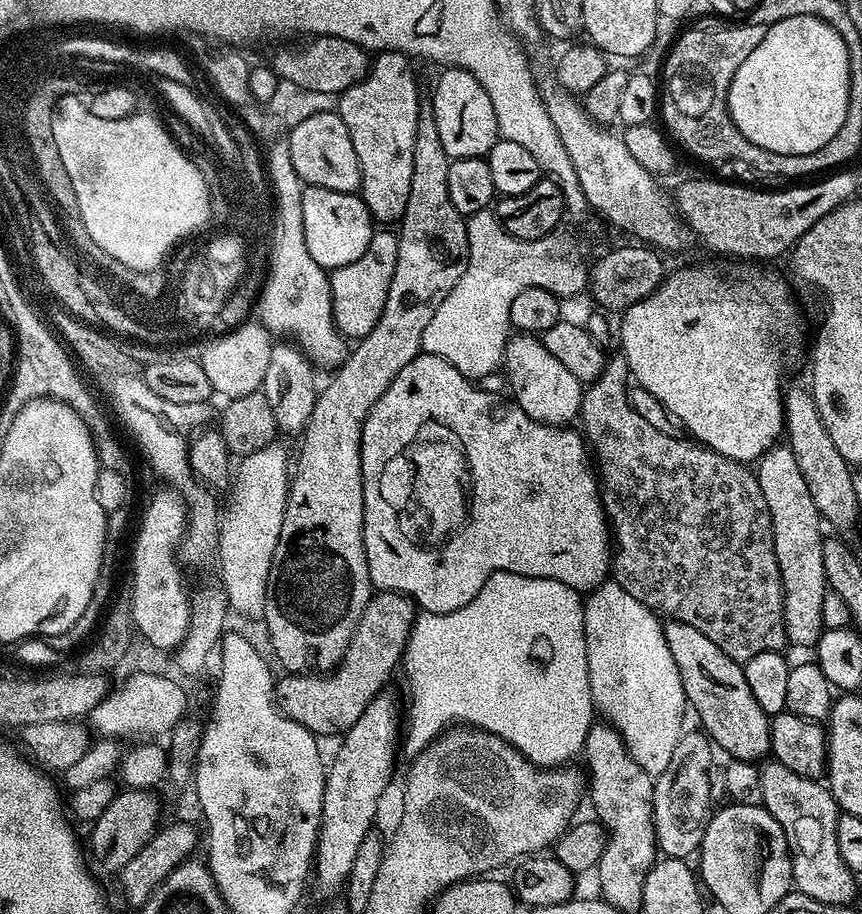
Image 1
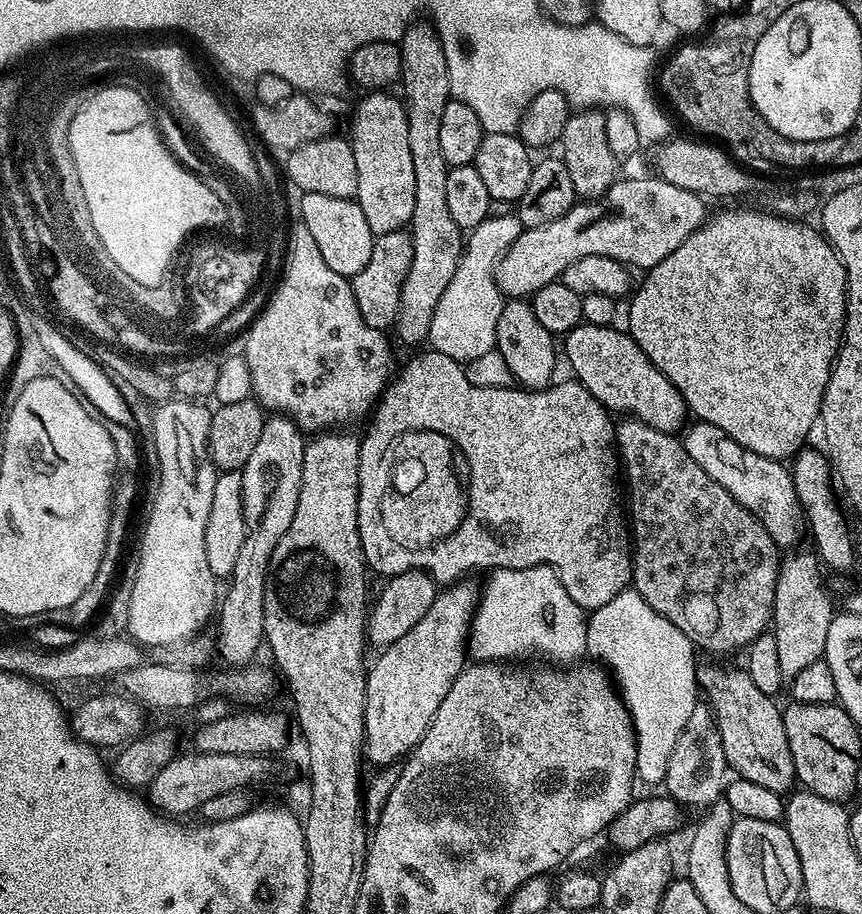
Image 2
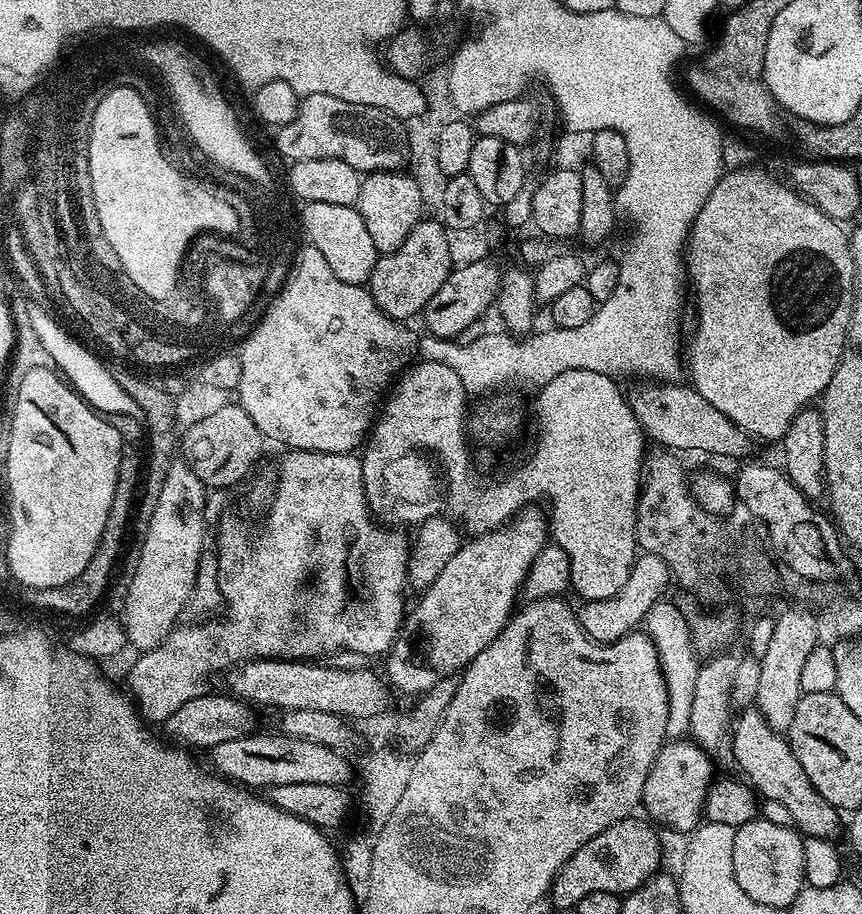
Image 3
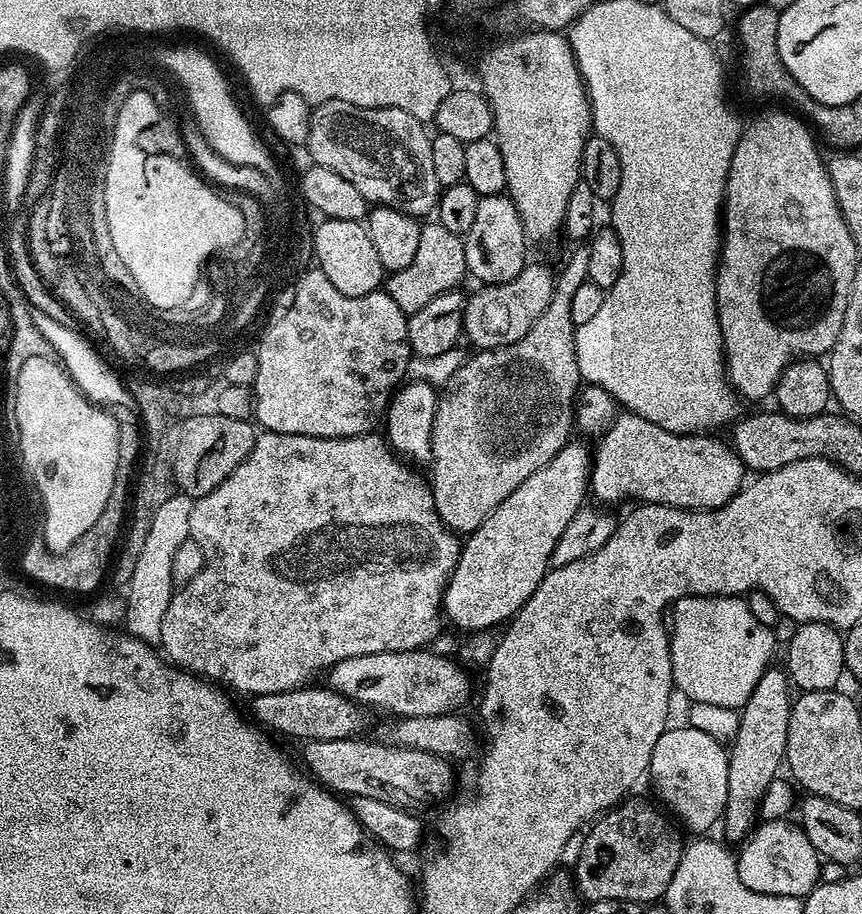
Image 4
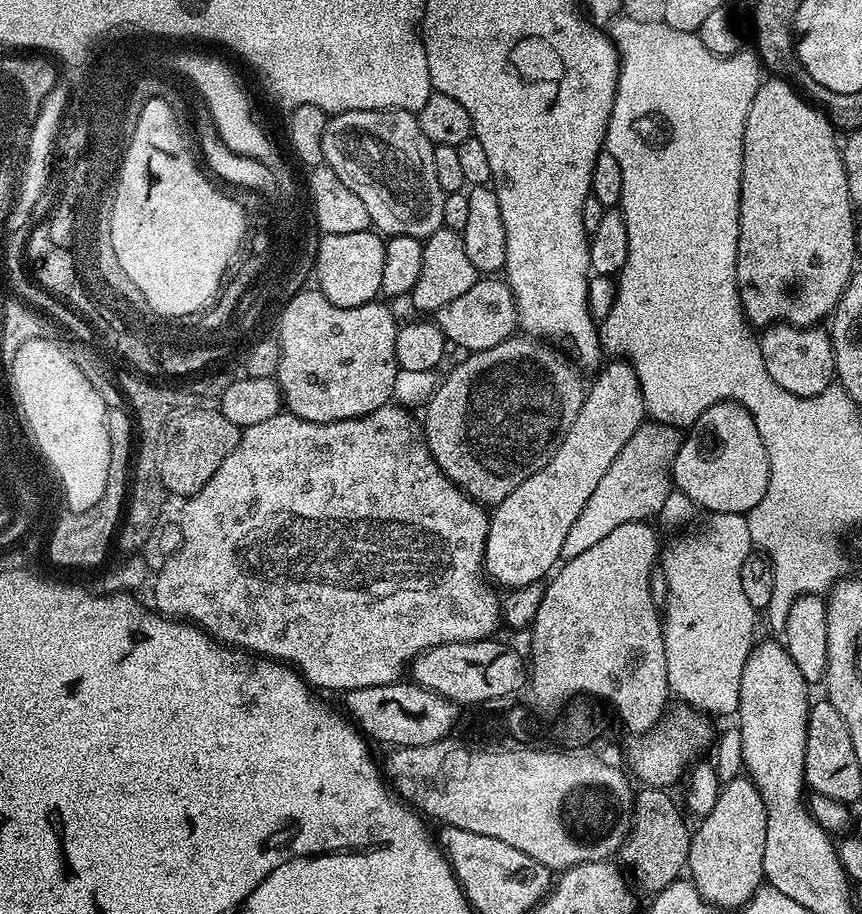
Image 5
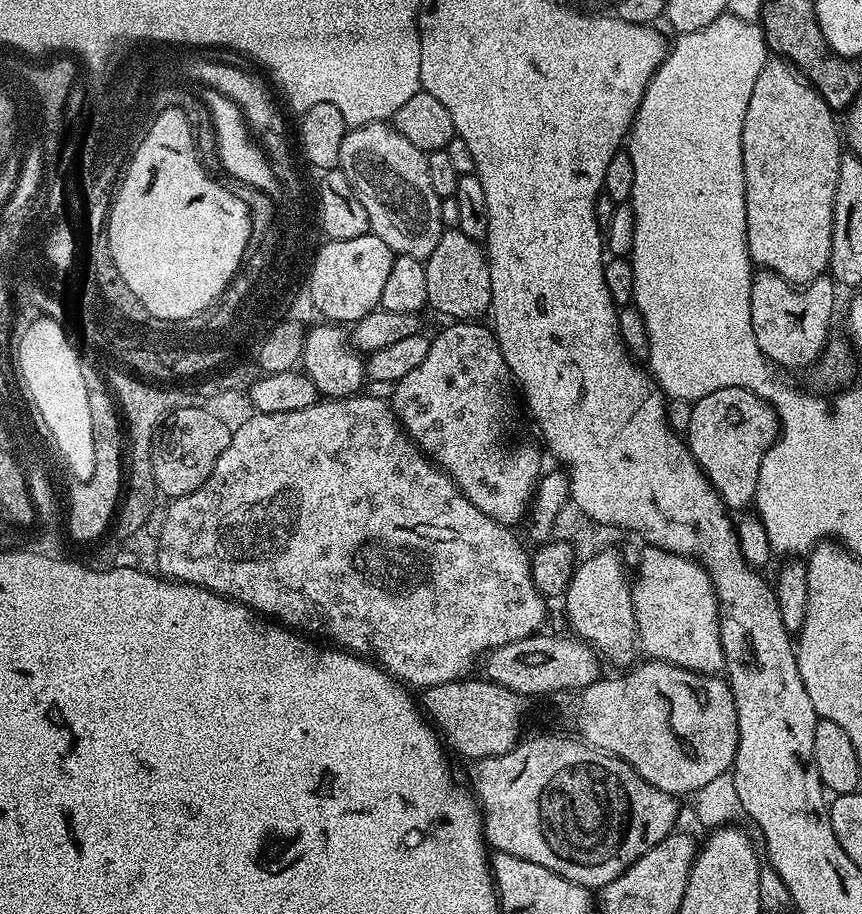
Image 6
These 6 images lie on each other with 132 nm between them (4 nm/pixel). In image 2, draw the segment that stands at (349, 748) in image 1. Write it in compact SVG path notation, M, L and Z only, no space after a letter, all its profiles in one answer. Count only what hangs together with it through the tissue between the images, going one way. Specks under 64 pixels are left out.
M472 578L457 580L455 584L437 591L434 602L428 607L426 614L422 614L422 618L418 618L416 625L410 630L406 630L406 634L402 634L402 638L398 638L393 644L389 644L387 648L383 649L377 655L380 657L373 664L371 661L370 667L367 669L368 681L366 682L366 702L364 703L364 756L367 763L369 760L370 763L376 764L375 766L392 766L403 761L408 753L415 748L424 731L430 726L438 706L442 706L442 698L446 698L446 690L450 690L450 686L456 681L458 674L464 671L466 667L466 649L468 647L468 629L472 627L472 613L476 611L478 603L478 584L475 584L474 581L475 579Z

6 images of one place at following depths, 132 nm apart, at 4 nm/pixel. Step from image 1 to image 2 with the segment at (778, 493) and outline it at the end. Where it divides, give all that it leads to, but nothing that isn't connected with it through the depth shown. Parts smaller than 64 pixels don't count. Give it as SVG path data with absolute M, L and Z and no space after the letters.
M811 551L785 555L780 561L780 573L776 579L776 593L772 607L772 624L778 642L778 670L781 681L790 682L810 662L818 662L824 654L826 634L834 615L832 600L824 589L820 577L822 565Z

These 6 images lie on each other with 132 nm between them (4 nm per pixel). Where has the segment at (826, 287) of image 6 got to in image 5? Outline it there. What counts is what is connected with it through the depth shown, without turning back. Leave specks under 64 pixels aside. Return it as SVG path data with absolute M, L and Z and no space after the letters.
M777 322L763 329L758 339L762 350L762 362L766 362L770 378L774 378L774 382L778 382L782 390L790 390L790 394L810 398L822 394L822 390L833 387L836 380L836 359L827 327L796 328L792 324Z

